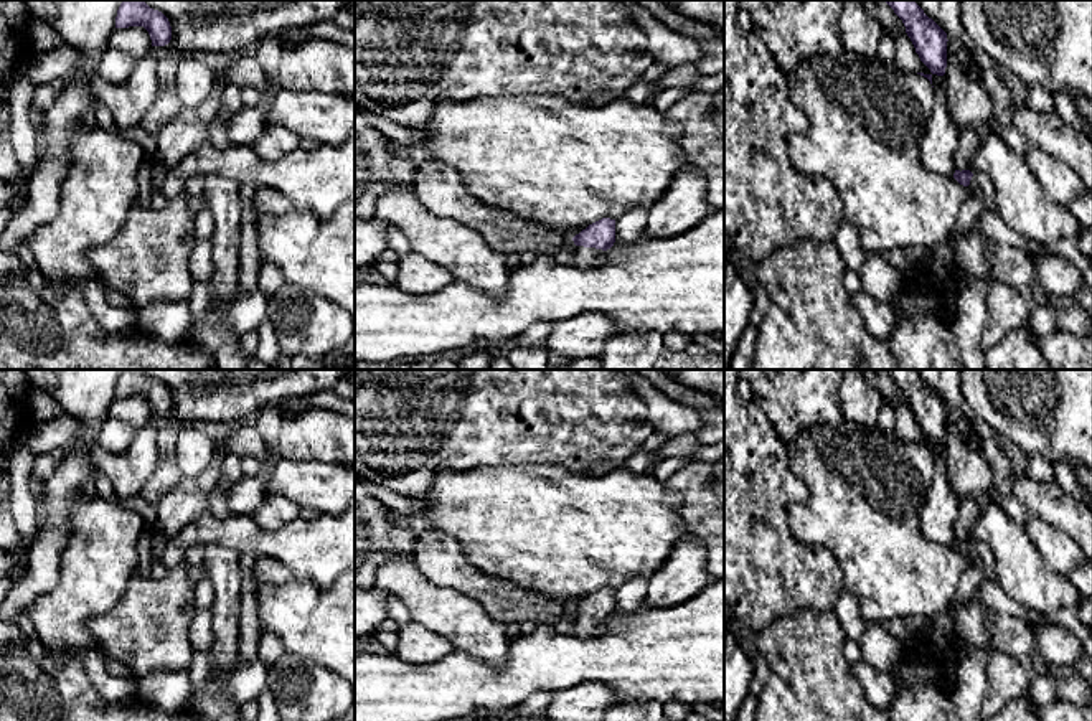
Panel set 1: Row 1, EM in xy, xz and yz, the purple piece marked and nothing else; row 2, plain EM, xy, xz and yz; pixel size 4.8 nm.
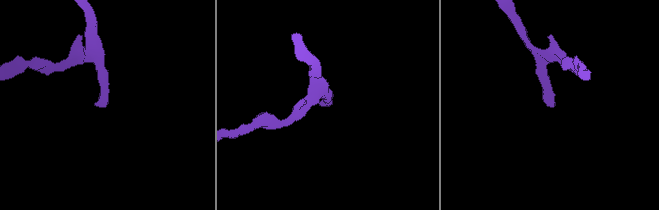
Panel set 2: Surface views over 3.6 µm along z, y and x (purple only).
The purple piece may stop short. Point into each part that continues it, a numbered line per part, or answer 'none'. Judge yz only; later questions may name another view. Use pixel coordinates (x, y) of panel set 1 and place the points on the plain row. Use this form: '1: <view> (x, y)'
1: yz (979, 550)

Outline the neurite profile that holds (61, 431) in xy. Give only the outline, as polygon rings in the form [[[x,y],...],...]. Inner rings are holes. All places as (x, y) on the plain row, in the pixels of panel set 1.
[[[61,414],[48,422],[33,424],[20,442],[35,455],[41,455],[73,444],[81,434],[82,424],[69,414]]]

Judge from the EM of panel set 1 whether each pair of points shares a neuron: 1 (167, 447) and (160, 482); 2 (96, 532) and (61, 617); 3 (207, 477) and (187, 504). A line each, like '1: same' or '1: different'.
1: same
2: same
3: same

